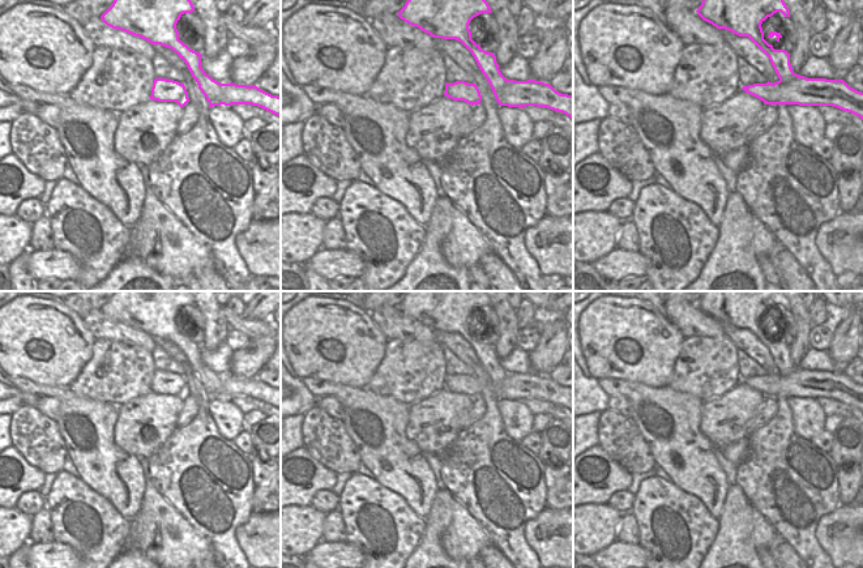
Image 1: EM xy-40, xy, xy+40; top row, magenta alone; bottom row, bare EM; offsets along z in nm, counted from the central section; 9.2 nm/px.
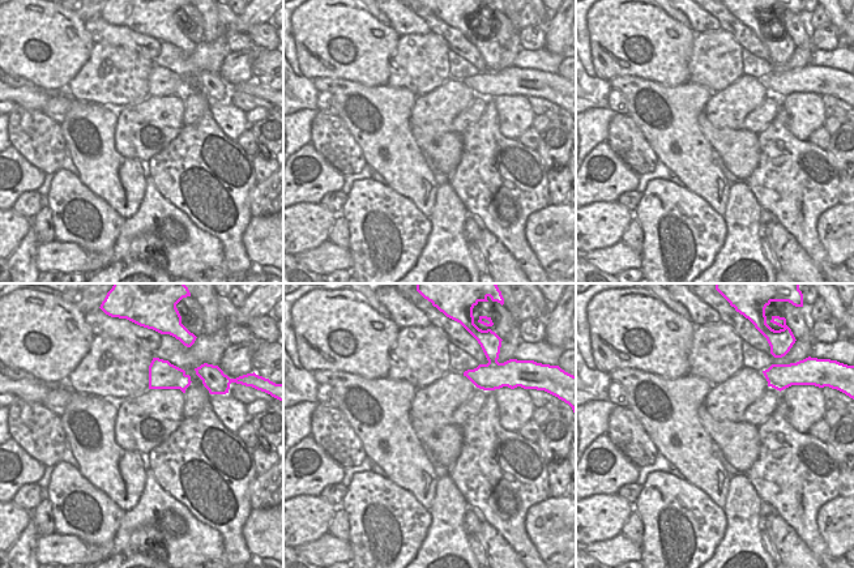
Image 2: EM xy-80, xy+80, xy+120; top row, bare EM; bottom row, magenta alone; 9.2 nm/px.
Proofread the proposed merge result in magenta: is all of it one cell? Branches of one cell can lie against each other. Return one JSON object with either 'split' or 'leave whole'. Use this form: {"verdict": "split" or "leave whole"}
{"verdict": "leave whole"}

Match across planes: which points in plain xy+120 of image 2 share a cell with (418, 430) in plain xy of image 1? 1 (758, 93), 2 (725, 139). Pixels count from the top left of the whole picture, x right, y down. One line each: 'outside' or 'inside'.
1: inside
2: outside

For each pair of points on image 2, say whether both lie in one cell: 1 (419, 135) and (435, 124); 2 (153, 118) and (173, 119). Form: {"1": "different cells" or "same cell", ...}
{"1": "different cells", "2": "same cell"}

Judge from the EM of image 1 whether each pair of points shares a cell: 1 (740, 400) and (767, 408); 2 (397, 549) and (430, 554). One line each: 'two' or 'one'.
1: two
2: two

